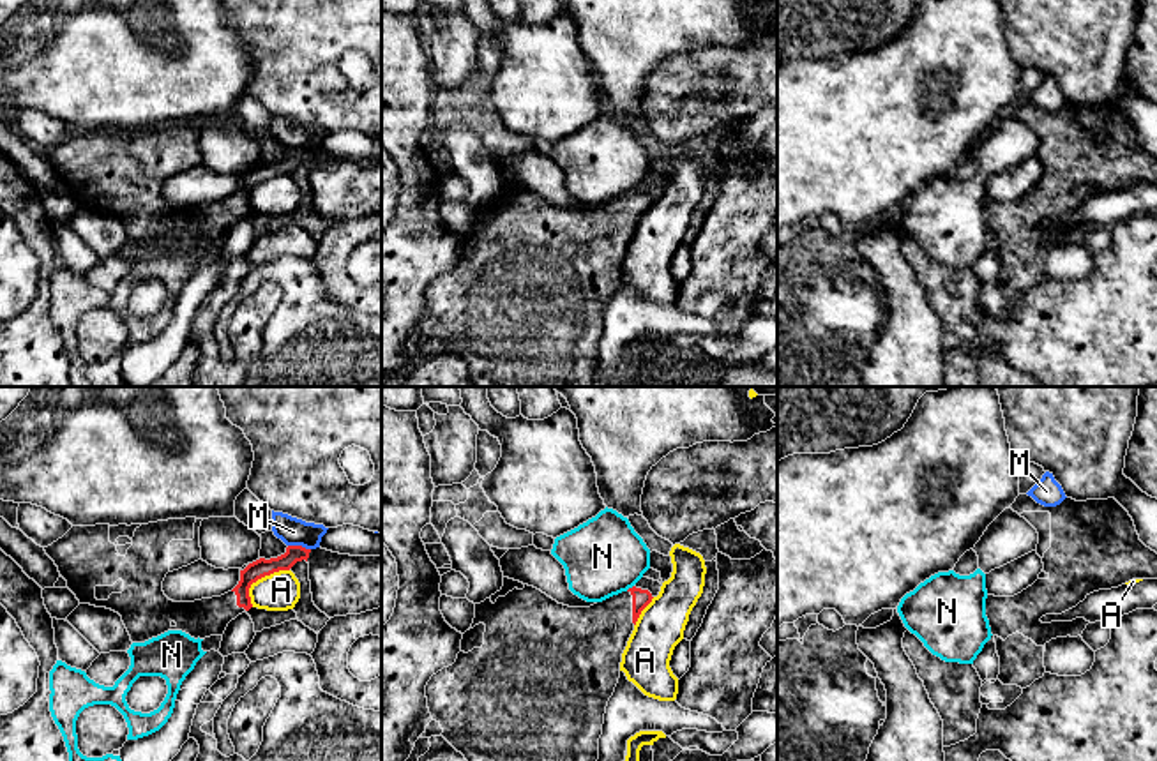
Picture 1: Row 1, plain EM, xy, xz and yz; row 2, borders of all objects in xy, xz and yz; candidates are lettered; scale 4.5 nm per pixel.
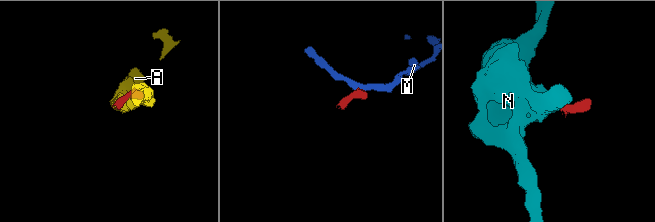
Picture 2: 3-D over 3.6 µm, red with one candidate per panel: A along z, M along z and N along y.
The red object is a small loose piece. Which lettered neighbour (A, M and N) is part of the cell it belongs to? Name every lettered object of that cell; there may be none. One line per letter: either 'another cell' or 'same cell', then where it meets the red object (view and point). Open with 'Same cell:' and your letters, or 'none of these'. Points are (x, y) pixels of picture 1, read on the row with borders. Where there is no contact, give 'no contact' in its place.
Same cell: none of these
A: another cell | xy (258, 578)
M: another cell | xy (299, 546)
N: another cell | xz (629, 588)

